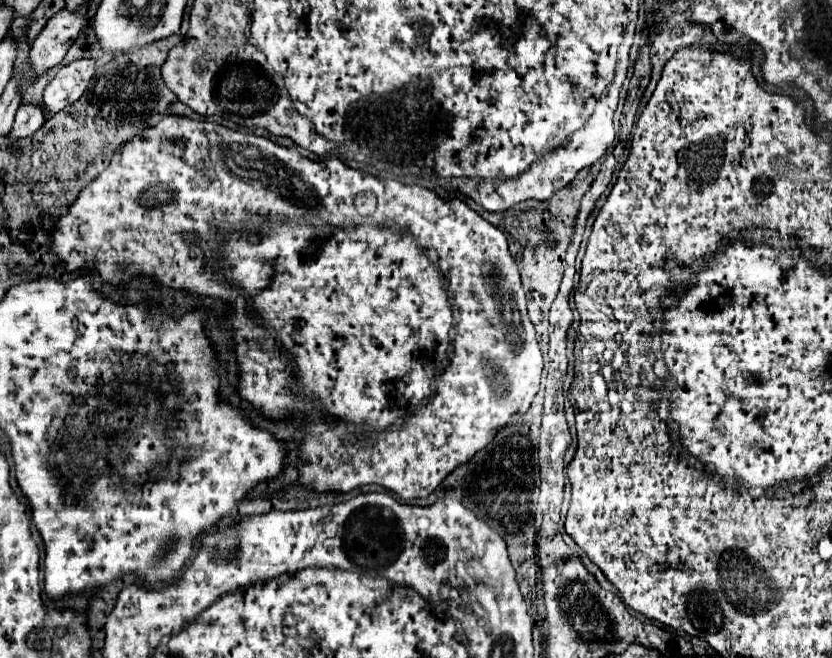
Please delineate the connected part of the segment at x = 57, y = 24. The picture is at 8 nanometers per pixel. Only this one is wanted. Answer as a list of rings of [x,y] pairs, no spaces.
[[[82,7],[80,15],[70,15],[68,9],[62,9],[46,23],[28,53],[28,63],[34,69],[32,81],[38,81],[42,75],[48,73],[48,69],[52,69],[64,59],[66,51],[82,31],[86,11],[88,7]]]

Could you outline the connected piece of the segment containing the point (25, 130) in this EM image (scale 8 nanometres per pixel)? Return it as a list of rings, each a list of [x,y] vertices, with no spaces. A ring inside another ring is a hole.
[[[22,105],[16,113],[16,119],[14,119],[14,125],[12,125],[8,137],[12,141],[32,137],[42,127],[42,123],[44,123],[44,113],[40,111],[40,107]]]

